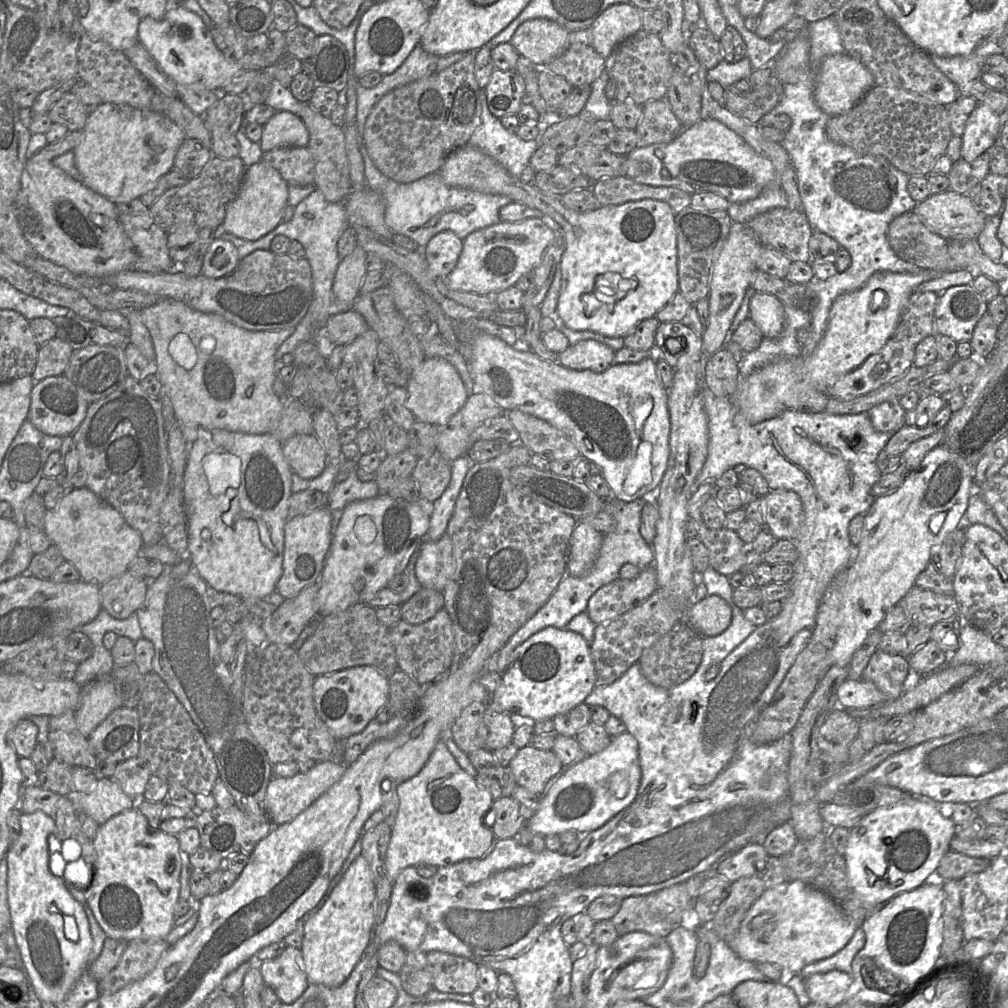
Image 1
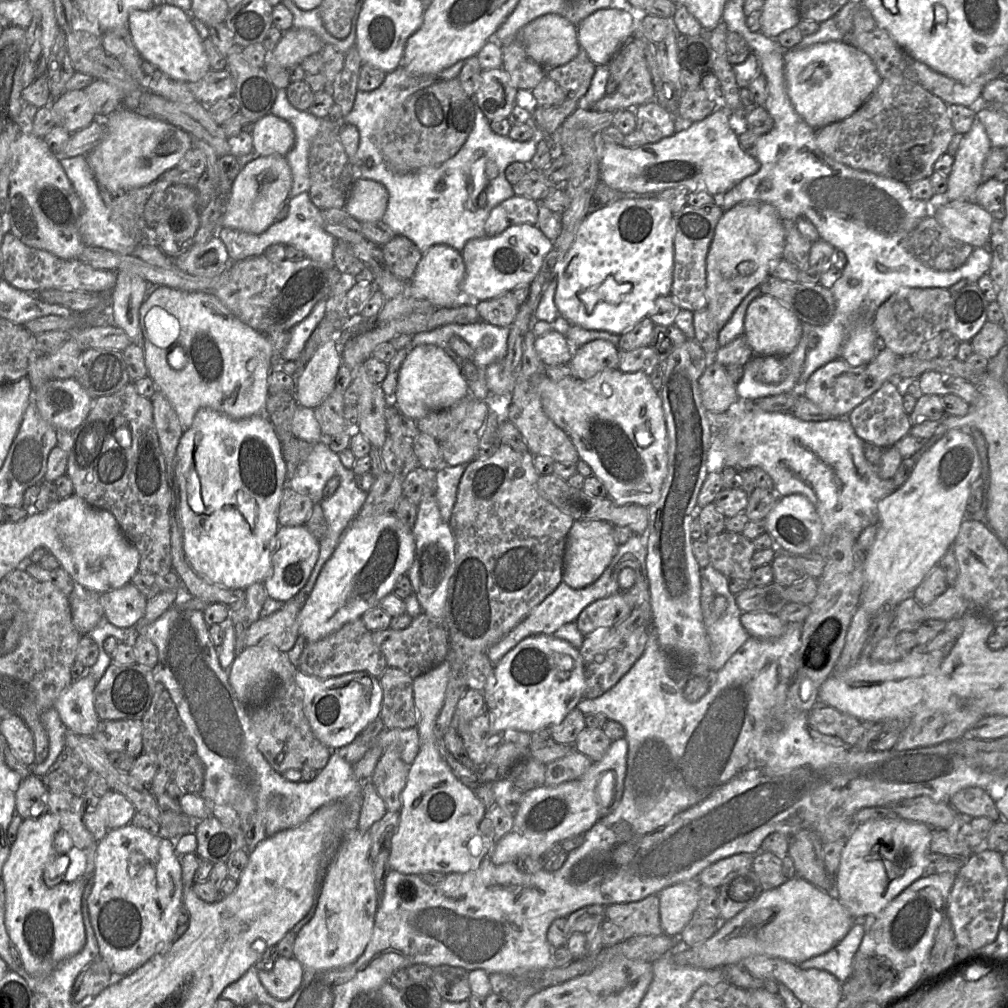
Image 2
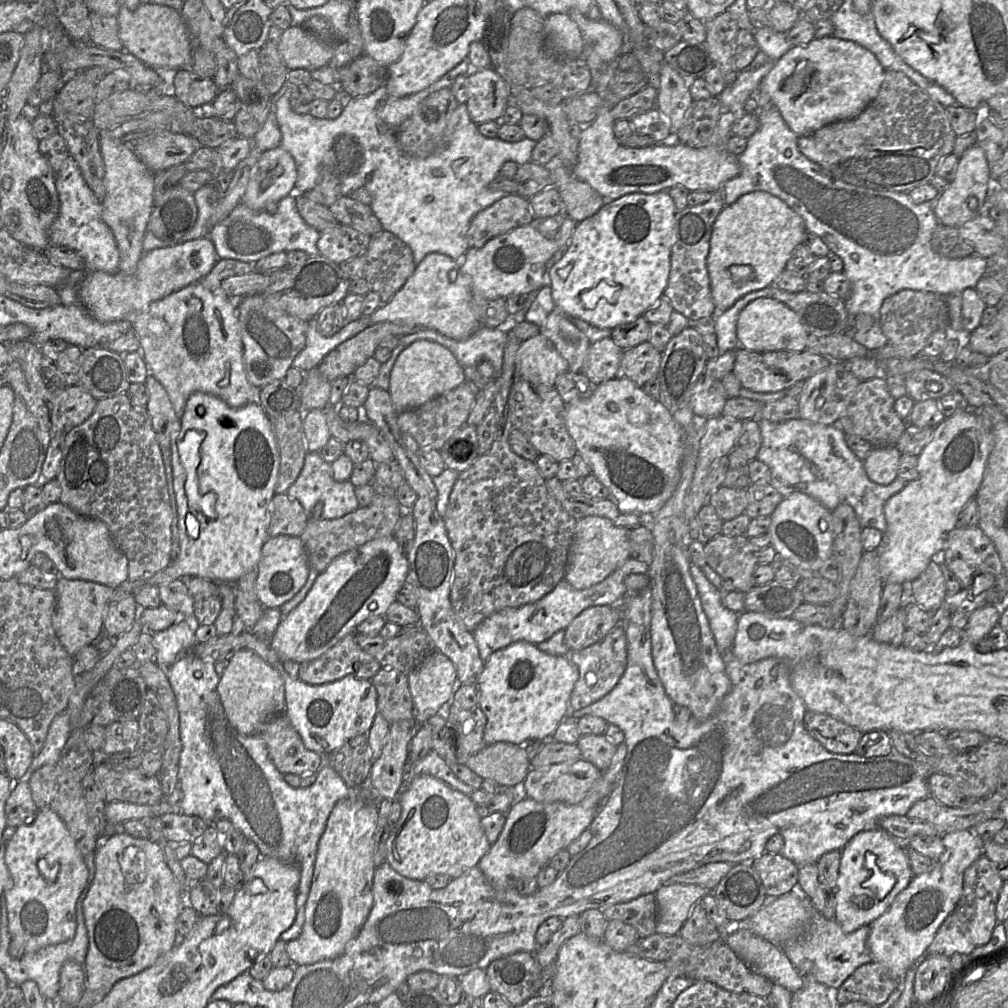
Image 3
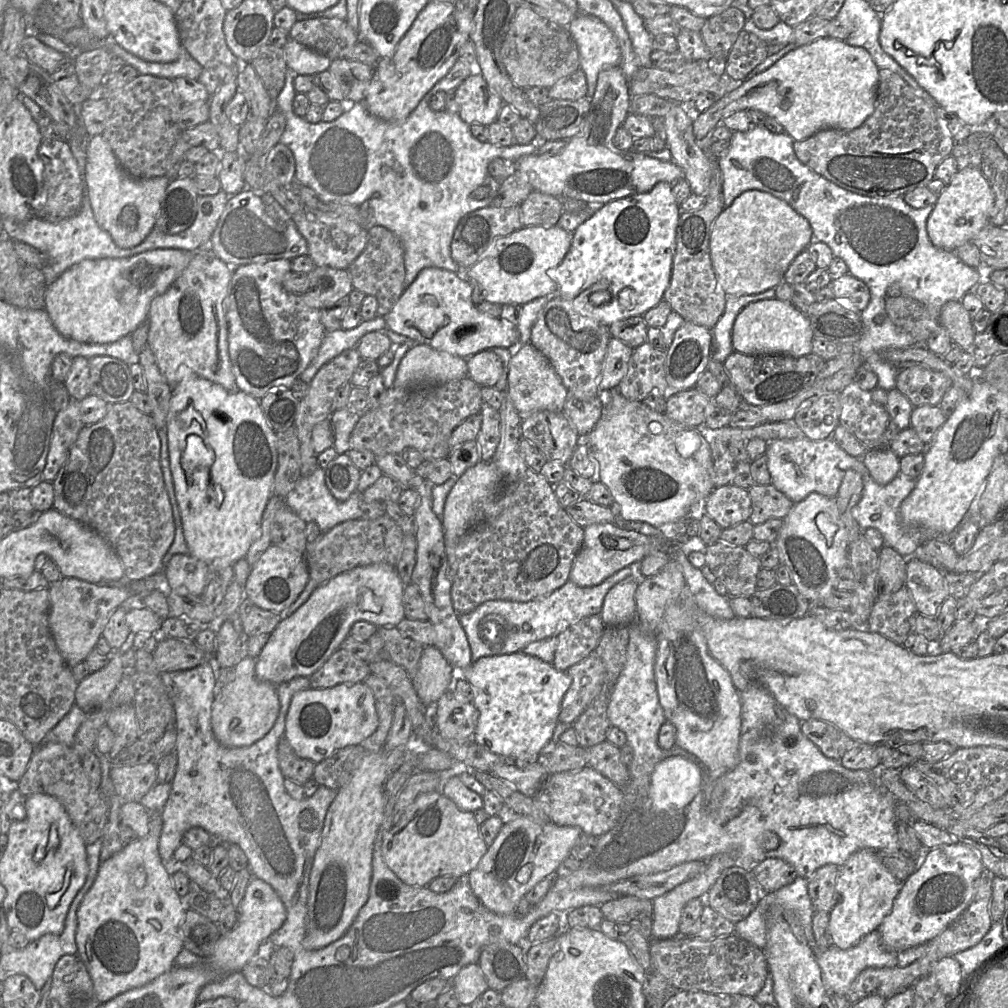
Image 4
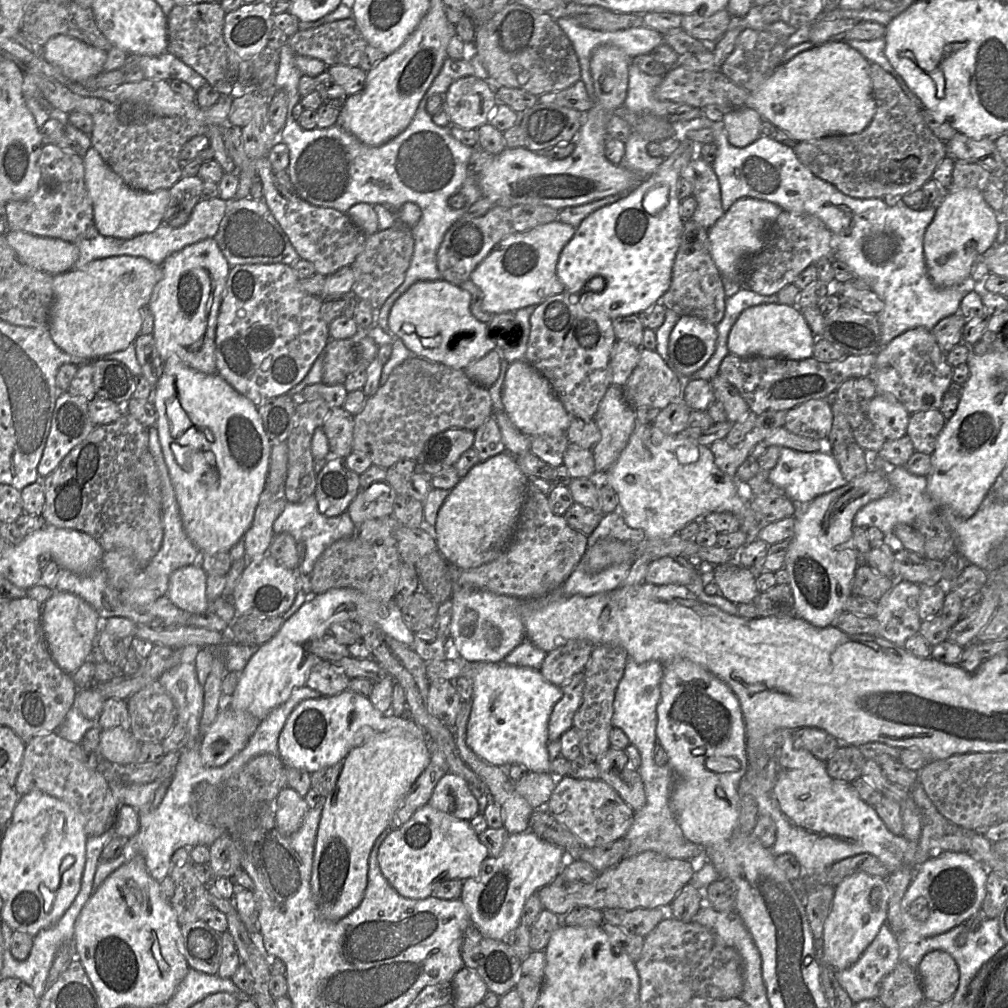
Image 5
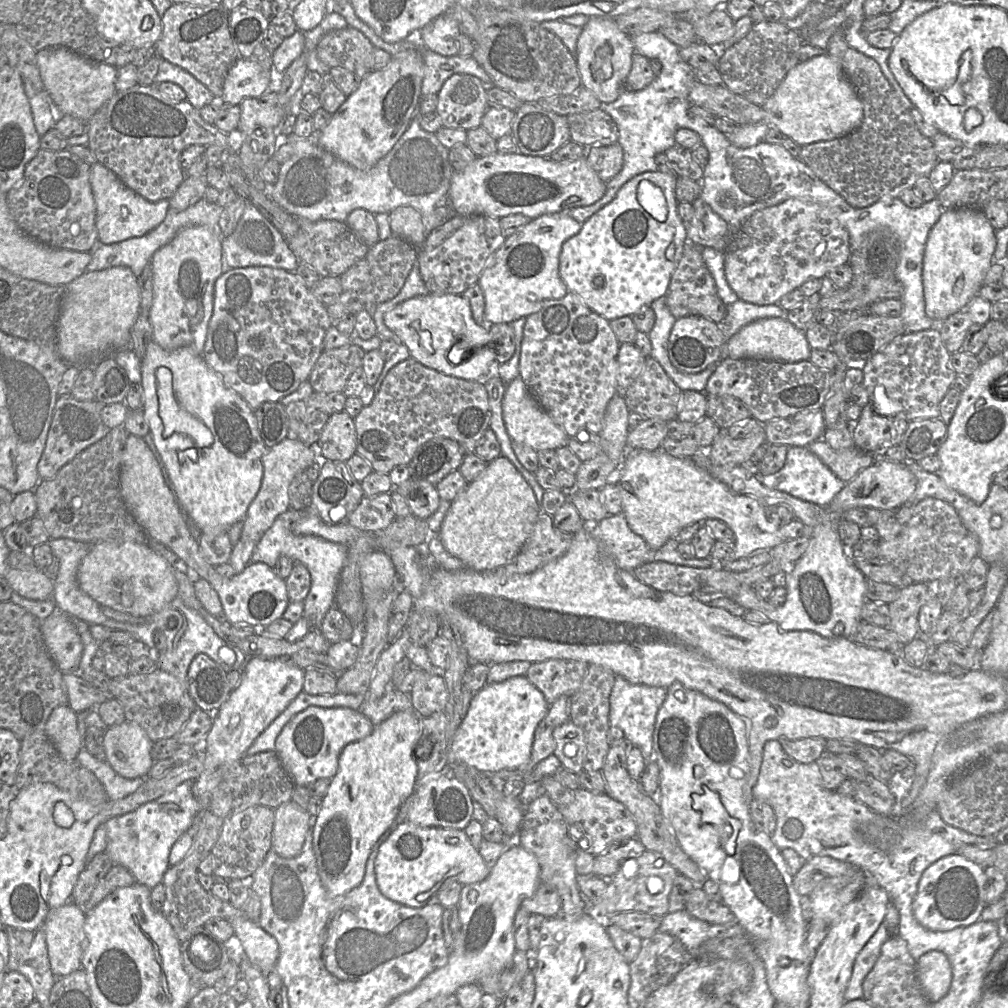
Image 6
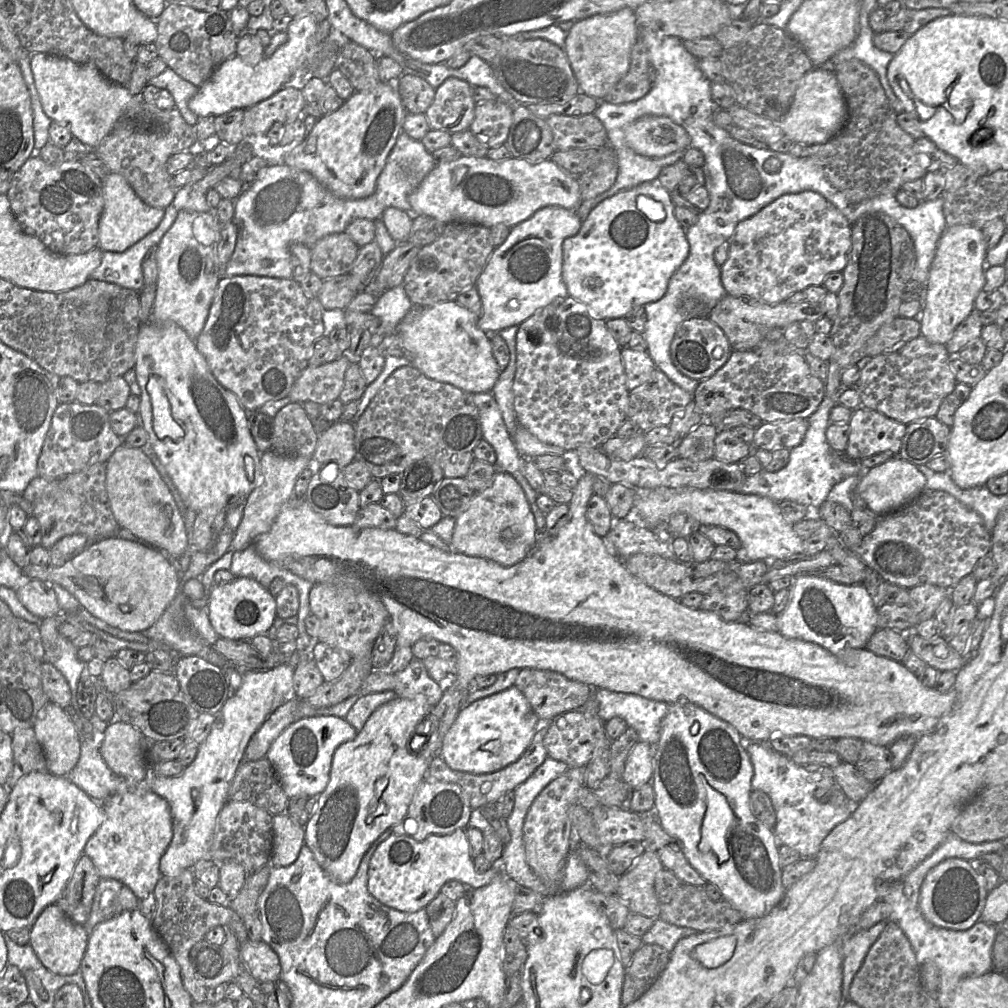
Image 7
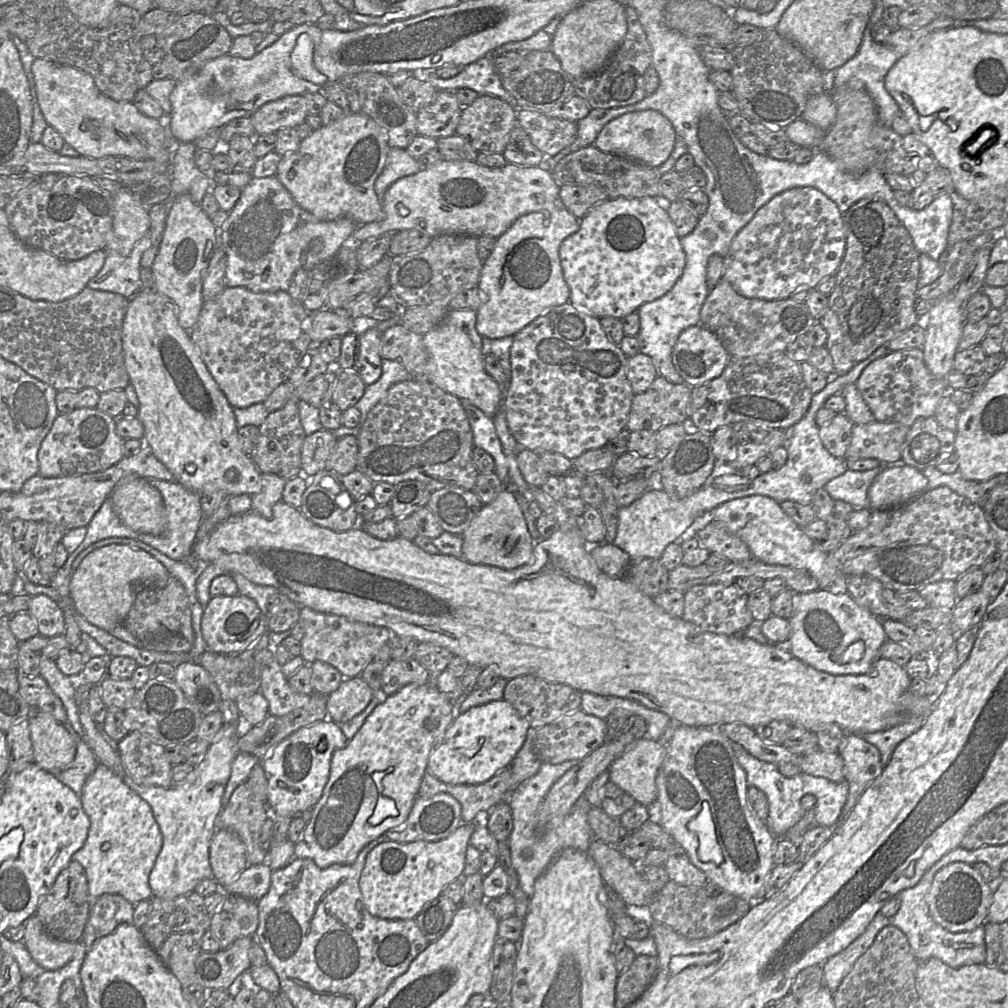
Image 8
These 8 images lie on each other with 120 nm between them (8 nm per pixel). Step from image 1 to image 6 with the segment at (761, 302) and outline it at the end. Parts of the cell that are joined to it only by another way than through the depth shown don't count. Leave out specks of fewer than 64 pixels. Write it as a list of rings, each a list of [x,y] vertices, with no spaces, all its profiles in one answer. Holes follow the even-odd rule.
[[[766,318],[752,322],[741,328],[727,343],[728,356],[734,359],[766,359],[795,363],[809,360],[811,350],[806,333],[783,318]]]

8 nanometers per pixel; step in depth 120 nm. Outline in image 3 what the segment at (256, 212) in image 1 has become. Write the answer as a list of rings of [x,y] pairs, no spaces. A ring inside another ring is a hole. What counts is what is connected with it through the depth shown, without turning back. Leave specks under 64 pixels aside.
[[[281,147],[262,153],[252,168],[242,203],[254,211],[264,211],[269,203],[278,203],[293,192],[297,180],[296,163]]]

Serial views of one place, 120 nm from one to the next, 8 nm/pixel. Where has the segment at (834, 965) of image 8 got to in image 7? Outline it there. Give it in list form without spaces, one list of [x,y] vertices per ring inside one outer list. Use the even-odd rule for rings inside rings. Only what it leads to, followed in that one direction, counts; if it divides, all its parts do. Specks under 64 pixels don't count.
[[[880,921],[864,930],[856,930],[849,935],[842,948],[842,995],[843,1002],[849,1001],[849,989],[852,981],[863,964],[863,961],[873,943],[886,926],[886,921]]]

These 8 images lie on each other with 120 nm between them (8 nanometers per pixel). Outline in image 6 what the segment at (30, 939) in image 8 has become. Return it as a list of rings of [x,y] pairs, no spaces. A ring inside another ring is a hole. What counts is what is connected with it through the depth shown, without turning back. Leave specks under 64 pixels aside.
[[[69,901],[51,909],[43,924],[53,974],[61,978],[82,968],[85,913]]]

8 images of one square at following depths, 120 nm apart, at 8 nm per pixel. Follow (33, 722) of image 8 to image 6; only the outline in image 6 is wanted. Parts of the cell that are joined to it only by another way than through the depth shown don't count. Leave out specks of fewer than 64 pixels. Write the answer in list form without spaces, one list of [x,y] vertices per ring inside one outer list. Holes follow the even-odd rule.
[[[68,705],[54,708],[45,724],[45,734],[65,760],[74,760],[80,749],[77,713]]]

